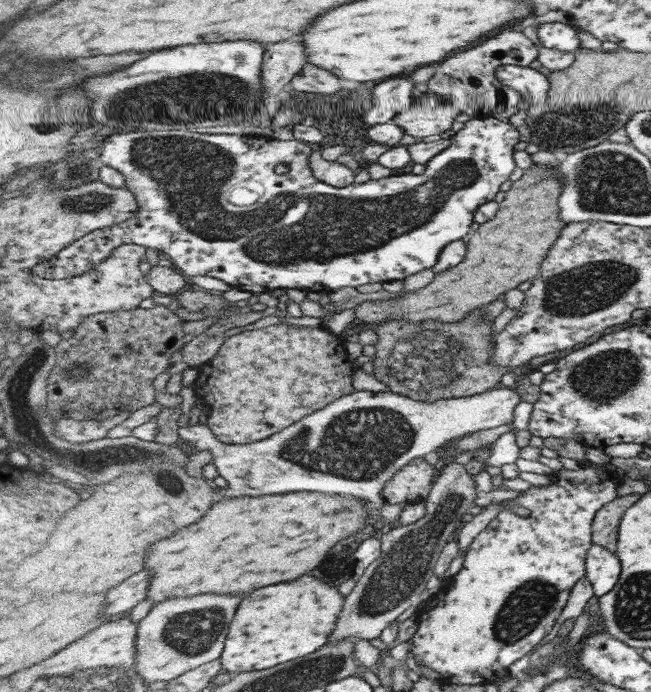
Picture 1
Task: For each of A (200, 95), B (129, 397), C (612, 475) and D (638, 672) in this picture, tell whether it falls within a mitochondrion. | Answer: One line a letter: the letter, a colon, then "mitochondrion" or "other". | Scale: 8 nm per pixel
A: mitochondrion
B: other
C: other
D: other

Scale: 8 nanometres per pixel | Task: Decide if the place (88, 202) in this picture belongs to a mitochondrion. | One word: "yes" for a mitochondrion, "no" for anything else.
yes

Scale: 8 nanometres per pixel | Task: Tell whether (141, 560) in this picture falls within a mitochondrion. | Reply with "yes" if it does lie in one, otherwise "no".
no

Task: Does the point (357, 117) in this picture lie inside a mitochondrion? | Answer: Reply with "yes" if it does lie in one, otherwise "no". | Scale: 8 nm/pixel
no

